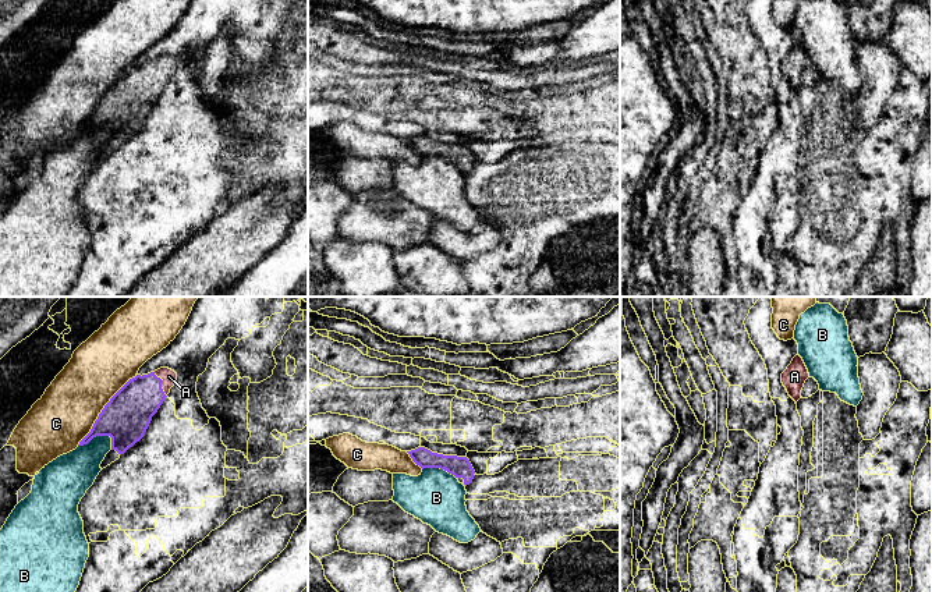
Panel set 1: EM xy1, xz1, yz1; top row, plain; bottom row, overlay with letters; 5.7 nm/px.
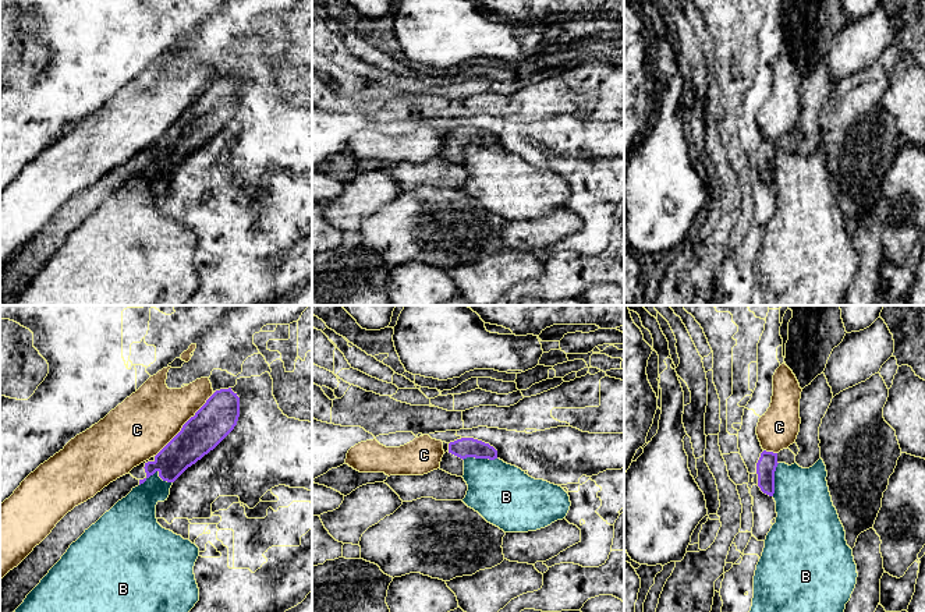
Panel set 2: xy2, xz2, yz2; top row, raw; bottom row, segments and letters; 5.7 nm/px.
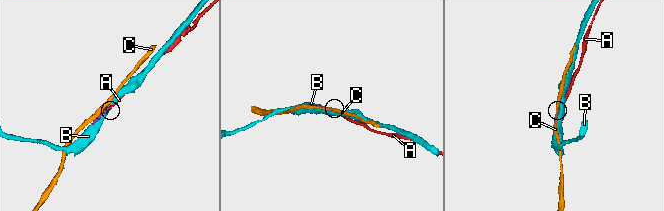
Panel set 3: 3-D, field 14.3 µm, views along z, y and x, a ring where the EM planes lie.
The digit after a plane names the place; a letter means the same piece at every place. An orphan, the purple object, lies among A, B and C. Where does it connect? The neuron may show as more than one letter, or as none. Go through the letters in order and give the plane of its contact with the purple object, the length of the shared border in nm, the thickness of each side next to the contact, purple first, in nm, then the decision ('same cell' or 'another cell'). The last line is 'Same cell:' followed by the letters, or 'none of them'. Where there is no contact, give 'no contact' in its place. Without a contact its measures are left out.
A: xy1 | 160 nm | 260/90 nm | same cell
B: xy1 | 200 nm | 280/240 nm | another cell
C: xy1 | 550 nm | 280/340 nm | another cell
Same cell: A

